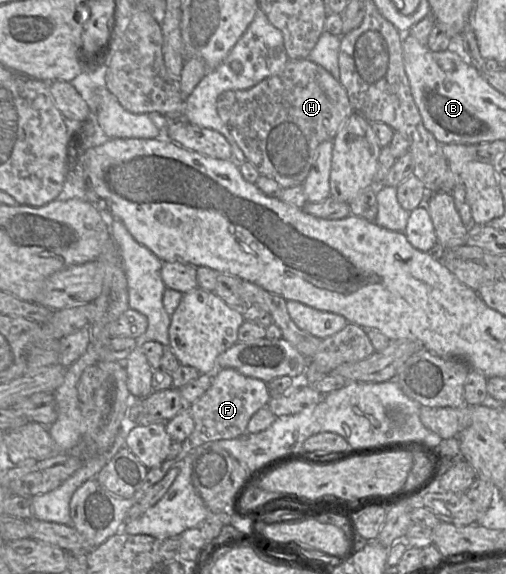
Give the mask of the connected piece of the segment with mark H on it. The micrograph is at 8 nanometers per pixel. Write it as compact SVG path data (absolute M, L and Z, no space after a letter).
M306 59L289 60L279 73L248 90L229 90L216 101L217 113L249 161L260 175L273 178L282 188L302 185L316 158L320 143L333 140L354 109L339 80L322 66Z

